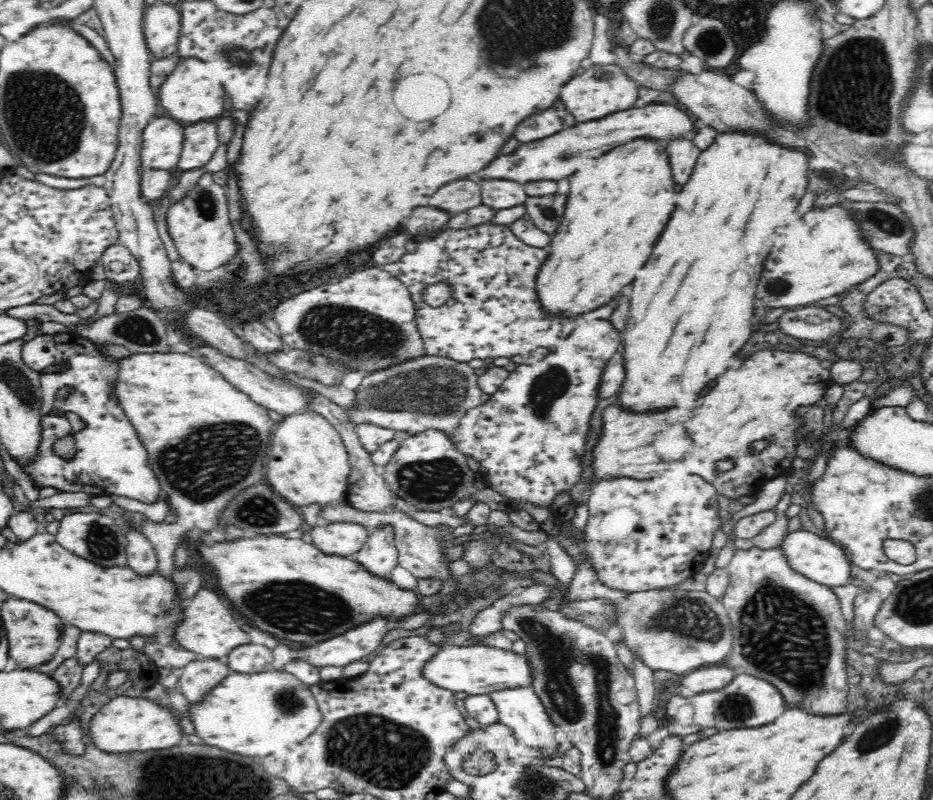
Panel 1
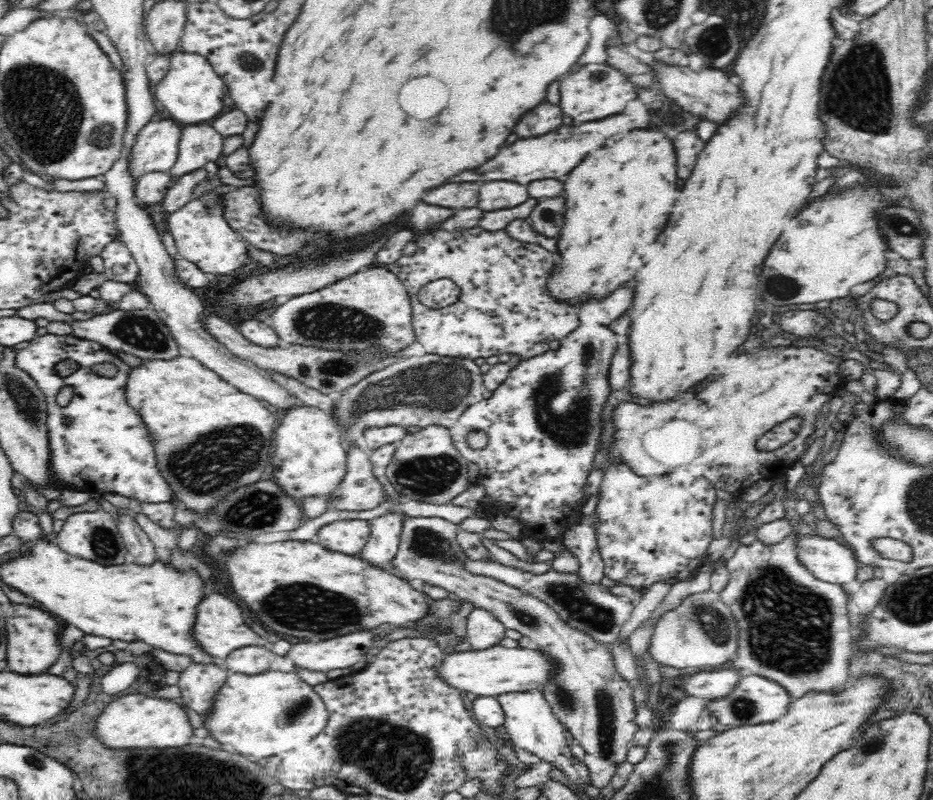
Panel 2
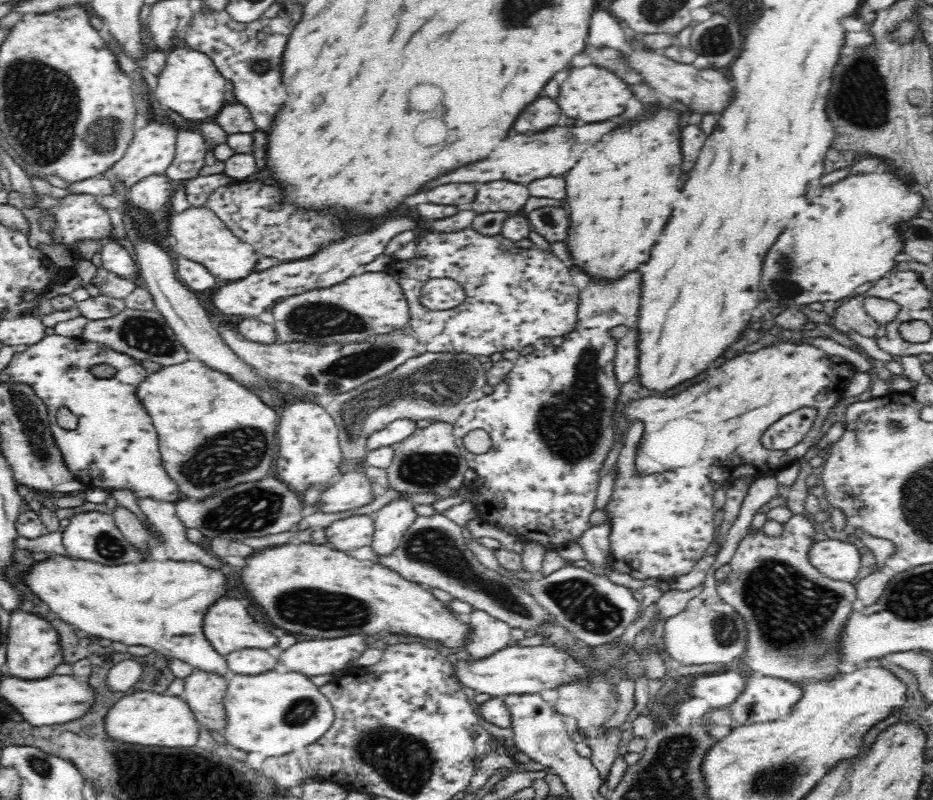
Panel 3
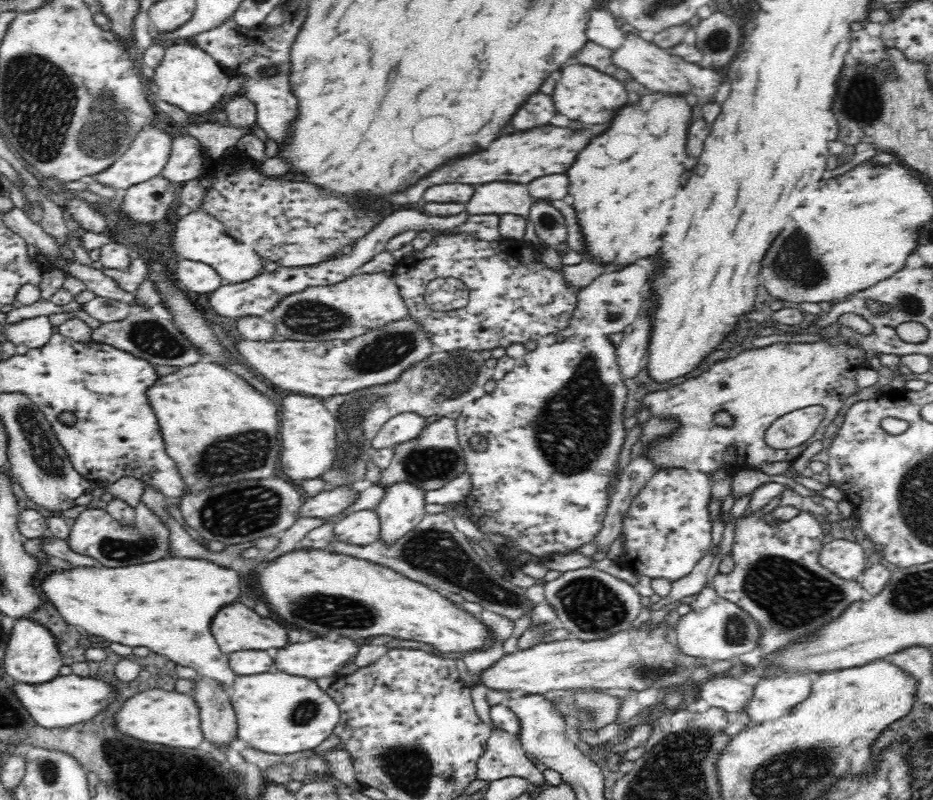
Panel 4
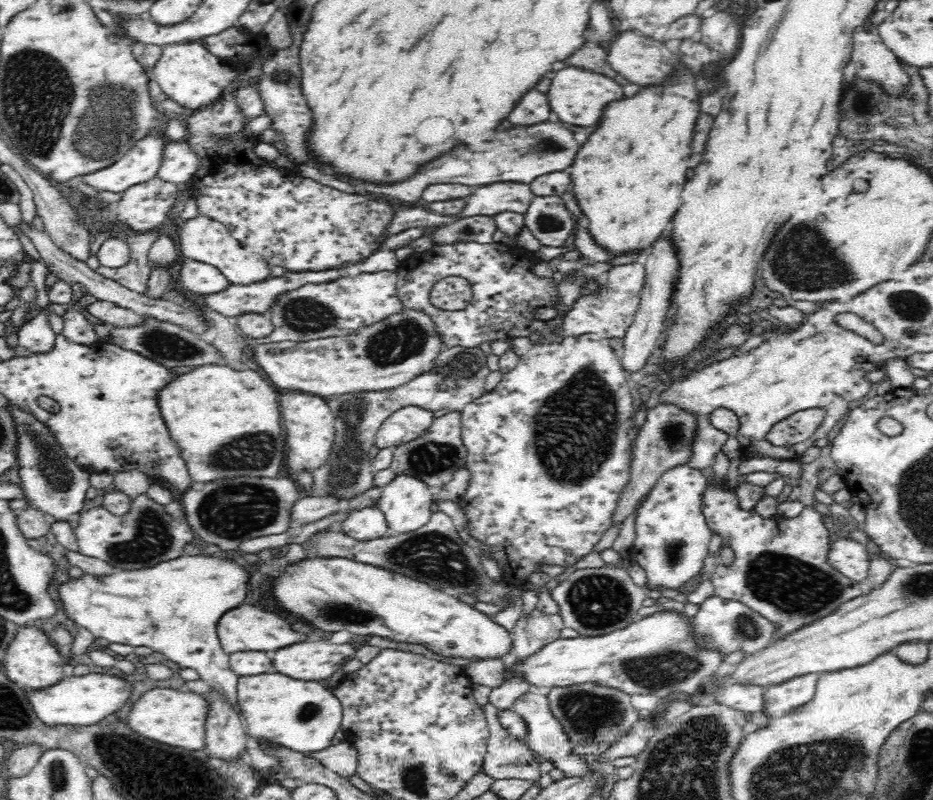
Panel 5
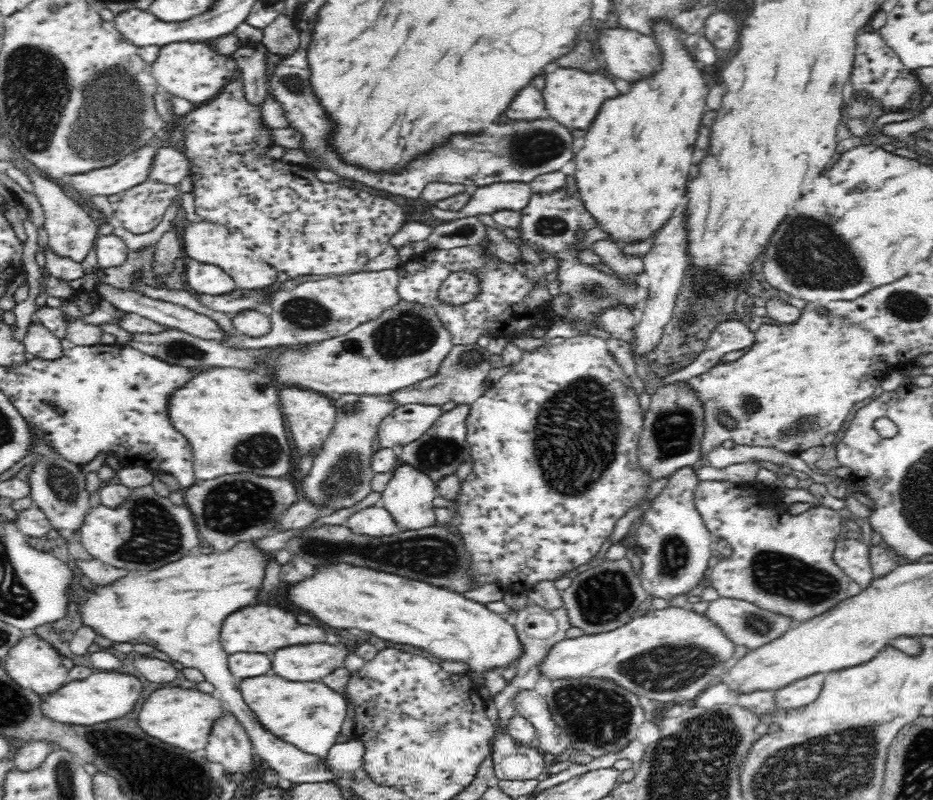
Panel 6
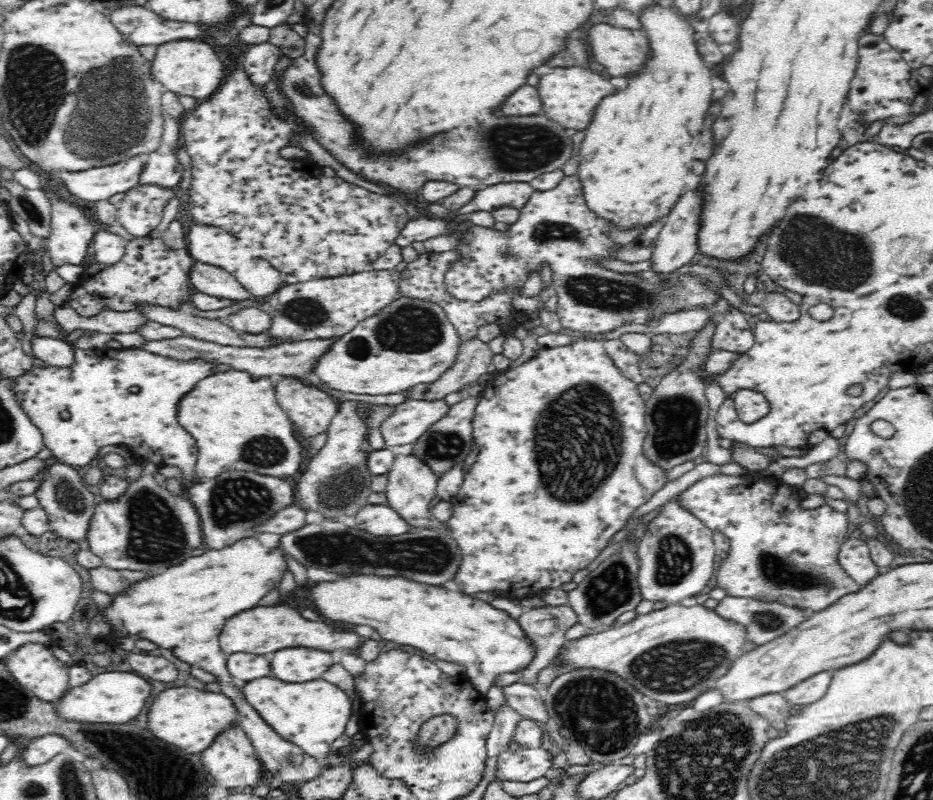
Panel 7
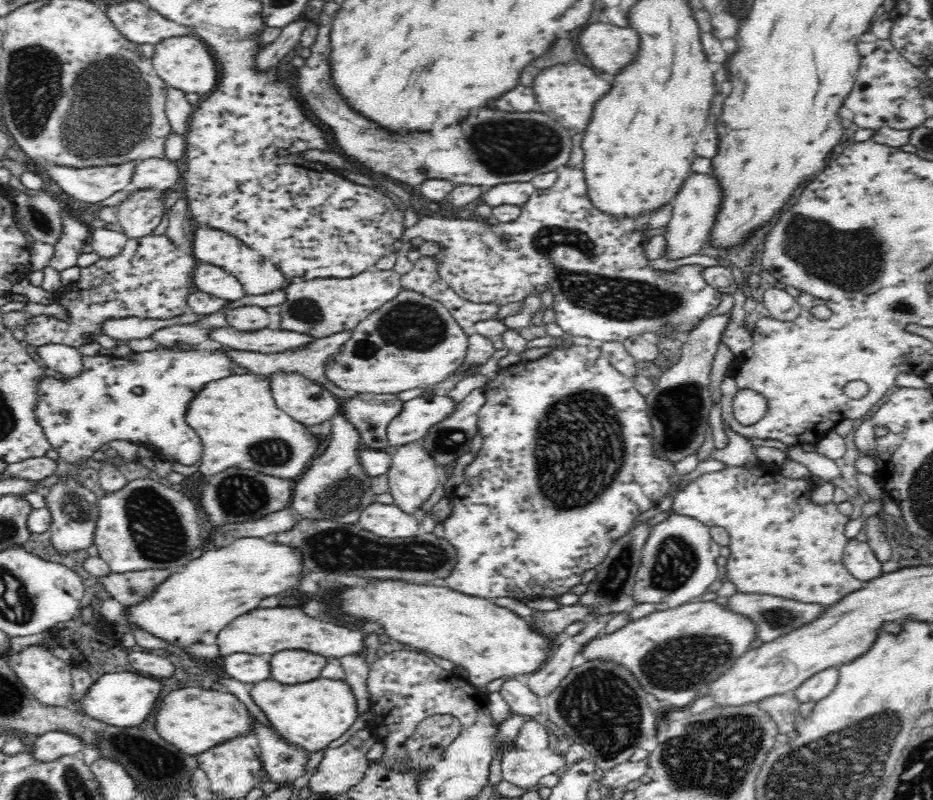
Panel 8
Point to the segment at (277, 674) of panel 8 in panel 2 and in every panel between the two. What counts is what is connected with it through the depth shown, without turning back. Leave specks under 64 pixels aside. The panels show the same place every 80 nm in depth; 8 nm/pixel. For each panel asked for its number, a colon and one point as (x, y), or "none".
2: (343, 651)
3: (314, 657)
4: (320, 658)
5: (311, 661)
6: (307, 663)
7: (297, 664)

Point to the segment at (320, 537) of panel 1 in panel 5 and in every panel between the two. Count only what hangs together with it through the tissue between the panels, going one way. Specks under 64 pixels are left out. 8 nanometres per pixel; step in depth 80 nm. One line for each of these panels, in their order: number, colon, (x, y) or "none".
2: (347, 536)
3: (350, 533)
4: (364, 527)
5: (369, 523)

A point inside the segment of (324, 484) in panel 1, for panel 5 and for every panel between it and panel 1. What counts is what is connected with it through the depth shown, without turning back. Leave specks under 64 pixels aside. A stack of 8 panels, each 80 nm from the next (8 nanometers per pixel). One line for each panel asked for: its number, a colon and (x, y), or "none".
2: (309, 460)
3: (309, 454)
4: (308, 430)
5: (309, 424)

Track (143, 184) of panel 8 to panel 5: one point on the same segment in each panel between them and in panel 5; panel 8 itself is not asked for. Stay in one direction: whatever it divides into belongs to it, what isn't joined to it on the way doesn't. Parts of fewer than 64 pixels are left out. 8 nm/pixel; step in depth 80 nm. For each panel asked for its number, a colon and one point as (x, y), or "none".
5: (178, 163)
6: (169, 166)
7: (162, 168)

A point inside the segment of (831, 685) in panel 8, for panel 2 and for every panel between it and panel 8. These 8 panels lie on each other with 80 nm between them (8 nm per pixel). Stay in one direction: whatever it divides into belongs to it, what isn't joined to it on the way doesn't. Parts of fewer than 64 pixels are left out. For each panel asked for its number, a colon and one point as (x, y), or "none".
2: (756, 700)
3: (765, 698)
4: (775, 697)
5: (782, 699)
6: (803, 692)
7: (808, 691)

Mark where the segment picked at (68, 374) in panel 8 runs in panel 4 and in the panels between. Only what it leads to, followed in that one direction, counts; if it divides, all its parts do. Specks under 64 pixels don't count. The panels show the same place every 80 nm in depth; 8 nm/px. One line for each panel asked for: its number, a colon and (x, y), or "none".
4: (36, 332)
5: (37, 336)
6: (39, 341)
7: (56, 353)

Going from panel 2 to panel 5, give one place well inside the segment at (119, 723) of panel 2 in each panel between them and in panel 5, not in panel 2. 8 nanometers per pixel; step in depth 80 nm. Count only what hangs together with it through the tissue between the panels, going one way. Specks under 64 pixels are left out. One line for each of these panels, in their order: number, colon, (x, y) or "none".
3: (151, 718)
4: (161, 716)
5: (177, 717)

